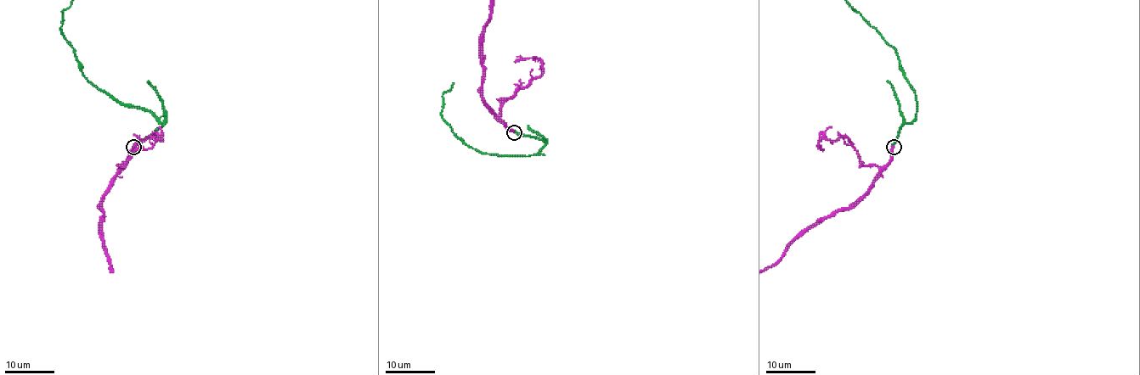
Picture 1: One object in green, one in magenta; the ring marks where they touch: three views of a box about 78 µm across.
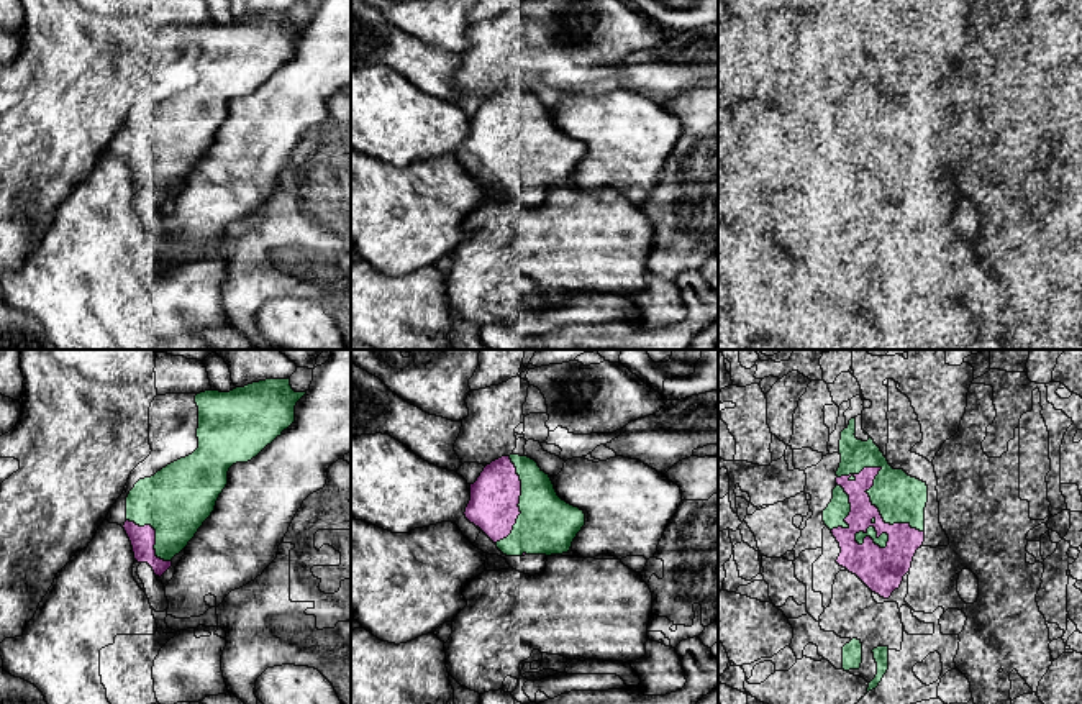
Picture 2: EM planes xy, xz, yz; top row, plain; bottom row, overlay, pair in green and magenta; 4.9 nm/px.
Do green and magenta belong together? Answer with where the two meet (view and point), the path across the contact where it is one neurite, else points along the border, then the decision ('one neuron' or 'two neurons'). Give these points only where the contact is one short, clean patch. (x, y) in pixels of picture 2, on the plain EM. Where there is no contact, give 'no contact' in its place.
meets green in yz at (868, 125); two neurons

